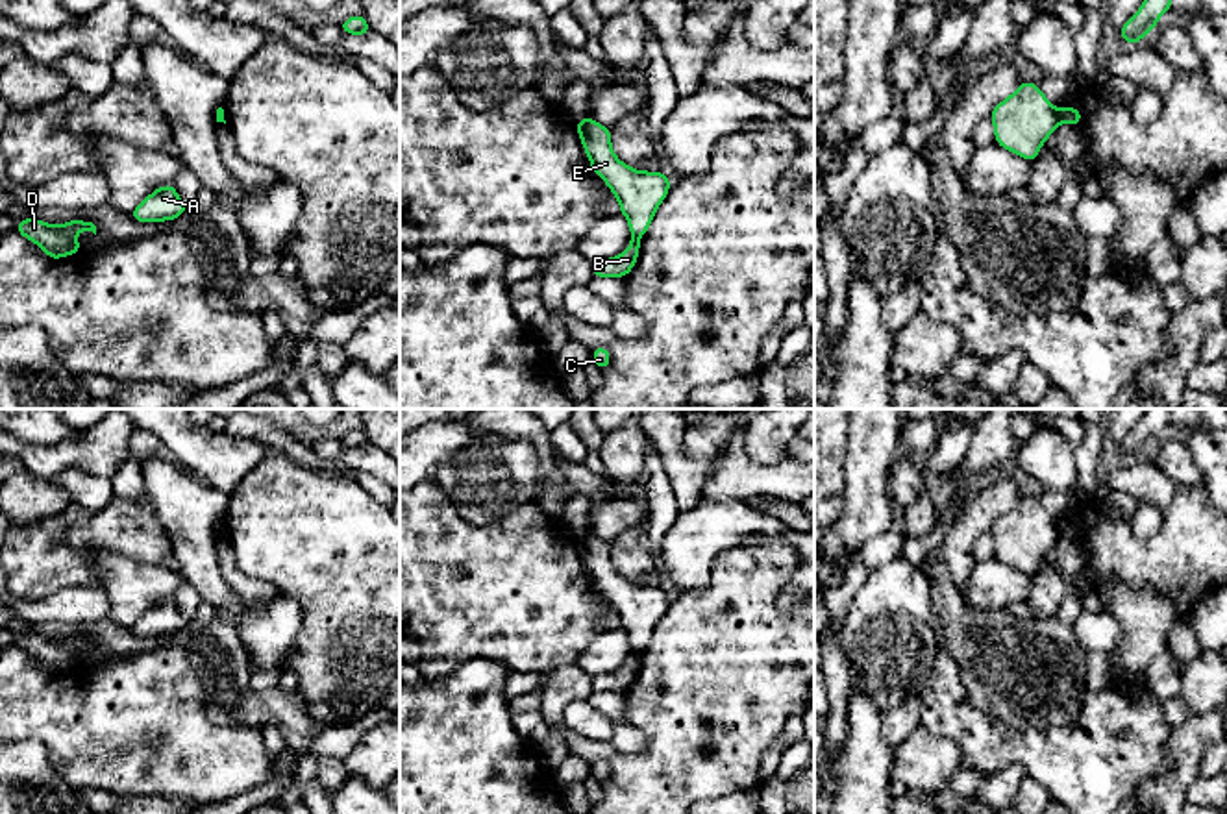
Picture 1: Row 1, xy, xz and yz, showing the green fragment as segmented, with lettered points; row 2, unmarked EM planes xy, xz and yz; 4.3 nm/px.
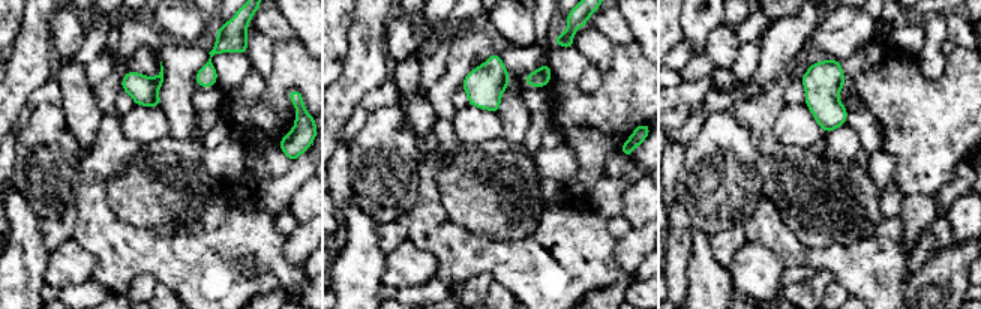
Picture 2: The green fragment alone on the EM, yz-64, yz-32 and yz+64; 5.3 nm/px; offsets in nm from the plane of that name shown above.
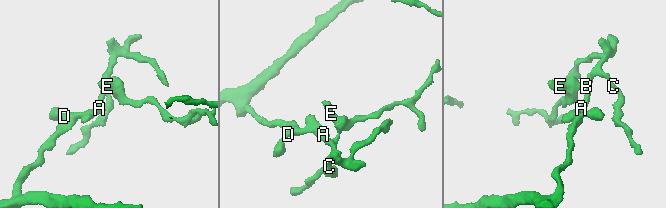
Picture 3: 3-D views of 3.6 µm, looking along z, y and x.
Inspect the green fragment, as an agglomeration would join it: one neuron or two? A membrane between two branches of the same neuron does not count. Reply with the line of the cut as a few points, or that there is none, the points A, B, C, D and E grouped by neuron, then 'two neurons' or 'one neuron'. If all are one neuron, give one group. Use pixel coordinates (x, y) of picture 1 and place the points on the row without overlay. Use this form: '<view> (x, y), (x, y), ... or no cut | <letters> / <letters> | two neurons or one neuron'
yz (1055, 524), (1059, 535) | A B C D / E | two neurons

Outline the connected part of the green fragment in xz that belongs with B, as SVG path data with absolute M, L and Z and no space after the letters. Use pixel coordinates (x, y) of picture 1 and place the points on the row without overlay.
M631 651L629 662L616 672L592 675L590 684L596 692L626 692L637 677L640 666L638 653Z

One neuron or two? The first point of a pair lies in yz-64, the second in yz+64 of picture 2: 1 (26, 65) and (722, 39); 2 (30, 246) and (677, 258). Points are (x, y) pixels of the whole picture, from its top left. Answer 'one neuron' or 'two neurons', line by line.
1: two neurons
2: two neurons

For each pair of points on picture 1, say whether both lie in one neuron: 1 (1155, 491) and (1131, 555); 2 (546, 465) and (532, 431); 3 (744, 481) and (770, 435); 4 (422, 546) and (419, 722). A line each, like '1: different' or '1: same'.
1: different
2: same
3: different
4: different

